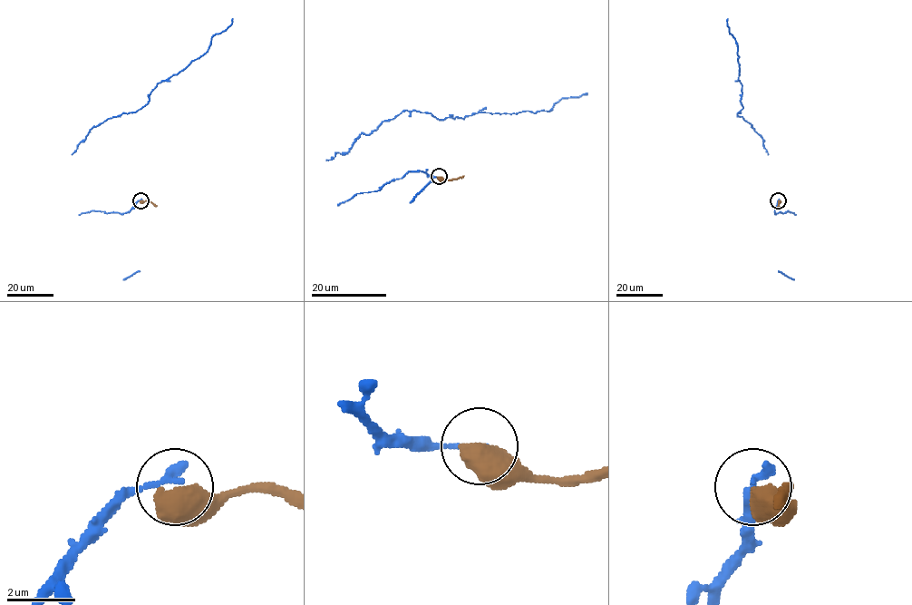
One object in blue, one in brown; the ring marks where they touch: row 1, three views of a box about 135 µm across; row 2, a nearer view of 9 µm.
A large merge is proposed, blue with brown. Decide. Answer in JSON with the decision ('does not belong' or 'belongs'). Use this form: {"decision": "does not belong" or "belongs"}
{"decision": "does not belong"}

